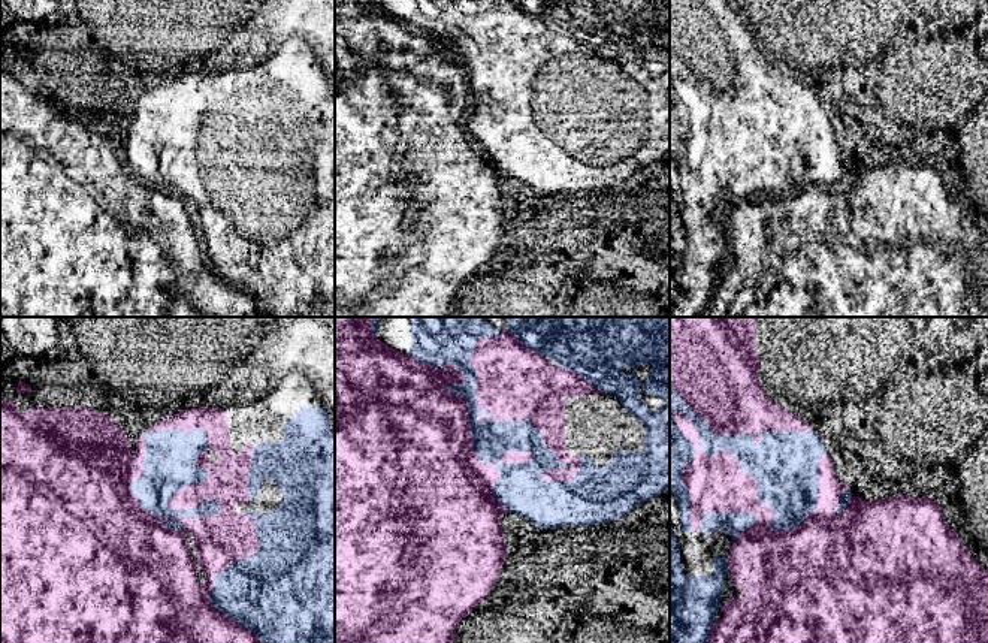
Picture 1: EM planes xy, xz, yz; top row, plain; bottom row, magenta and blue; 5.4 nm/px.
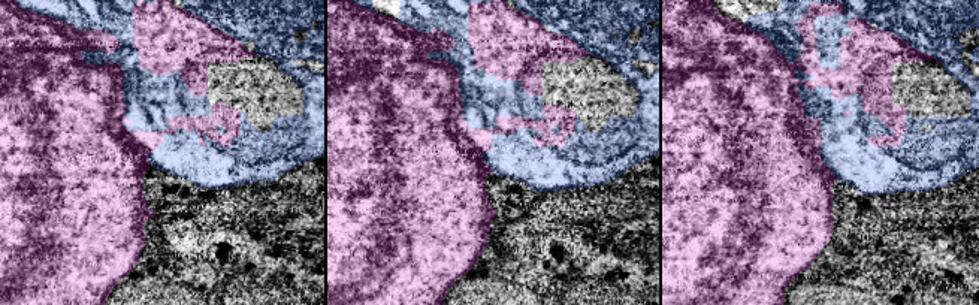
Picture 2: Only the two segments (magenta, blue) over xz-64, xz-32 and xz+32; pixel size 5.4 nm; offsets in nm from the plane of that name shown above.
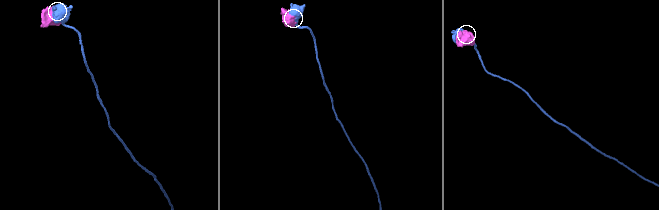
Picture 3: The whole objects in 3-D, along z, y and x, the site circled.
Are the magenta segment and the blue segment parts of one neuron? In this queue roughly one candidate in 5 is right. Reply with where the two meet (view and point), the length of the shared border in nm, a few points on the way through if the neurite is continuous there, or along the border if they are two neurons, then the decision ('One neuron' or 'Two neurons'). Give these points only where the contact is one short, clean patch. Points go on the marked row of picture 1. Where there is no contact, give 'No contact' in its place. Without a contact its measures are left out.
Touches magenta at xy (181, 509). Shared border 600 nm. Two neurons

